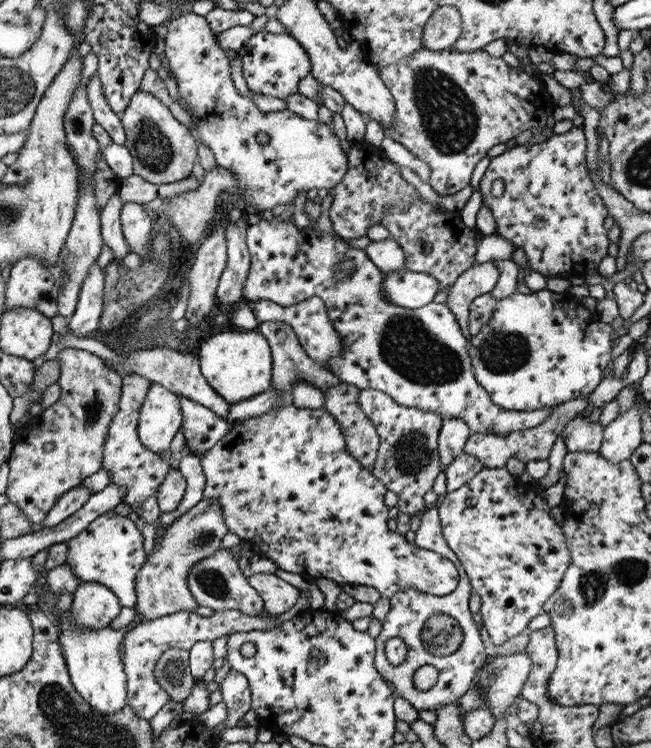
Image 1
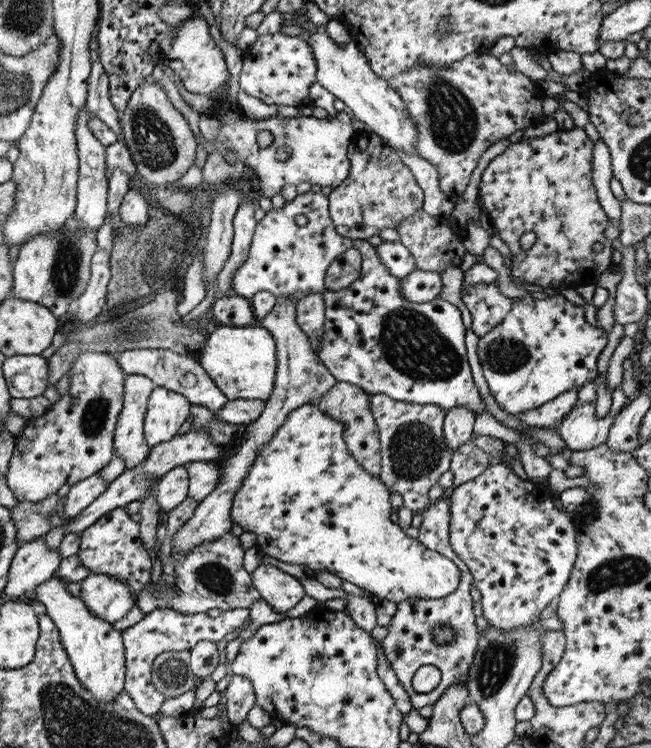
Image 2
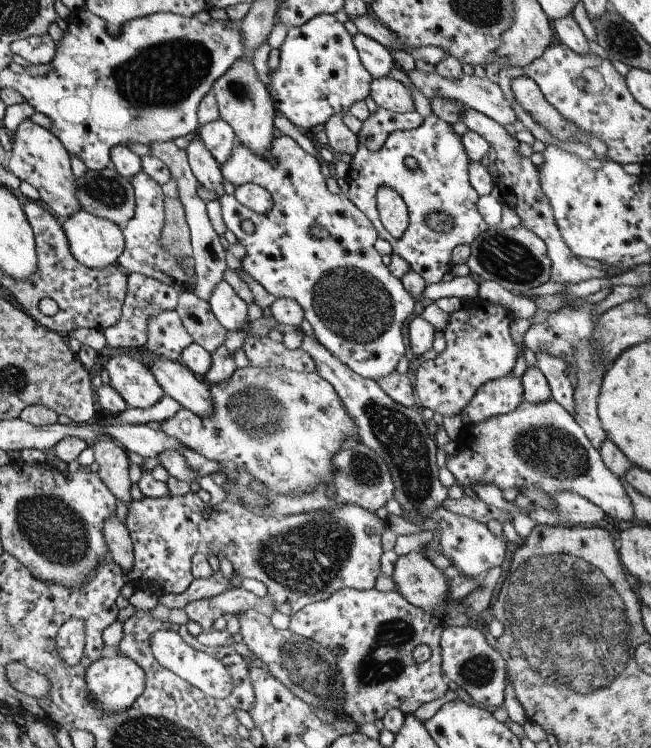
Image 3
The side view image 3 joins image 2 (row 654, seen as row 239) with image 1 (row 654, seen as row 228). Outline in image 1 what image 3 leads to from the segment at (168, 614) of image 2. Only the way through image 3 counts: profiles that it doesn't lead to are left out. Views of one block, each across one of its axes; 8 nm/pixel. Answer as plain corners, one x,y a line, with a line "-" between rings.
236,610
214,611
209,617
179,611
137,623
124,633
122,638
120,661
126,674
126,703
139,718
149,720
170,700
153,676
154,662
165,649
189,650
195,642
208,640
211,643
212,640
232,632
268,630
279,624
280,621
272,616
249,616

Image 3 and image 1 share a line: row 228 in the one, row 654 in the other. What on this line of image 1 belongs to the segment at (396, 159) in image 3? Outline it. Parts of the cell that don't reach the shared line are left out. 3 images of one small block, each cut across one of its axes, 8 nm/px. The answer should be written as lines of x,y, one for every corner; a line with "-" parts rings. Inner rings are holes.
437,504
426,507
421,511
419,517
420,524
415,530
410,544
448,558
457,569
458,583
455,589
446,596
429,597
422,595
415,589
398,591
391,596
389,598
389,612
381,622
380,633
374,638
373,666
390,683
393,692
403,701
407,701
418,711
436,711
465,694
476,678
477,669
486,660
486,655
477,630
478,626
473,623
472,613
467,607
467,601
469,601
472,591
469,579
459,559
443,538
-
395,636
400,638
406,646
405,658
397,666
393,666
384,656
385,641
-
423,665
431,665
438,672
437,682
429,690
417,690
413,686
413,673

